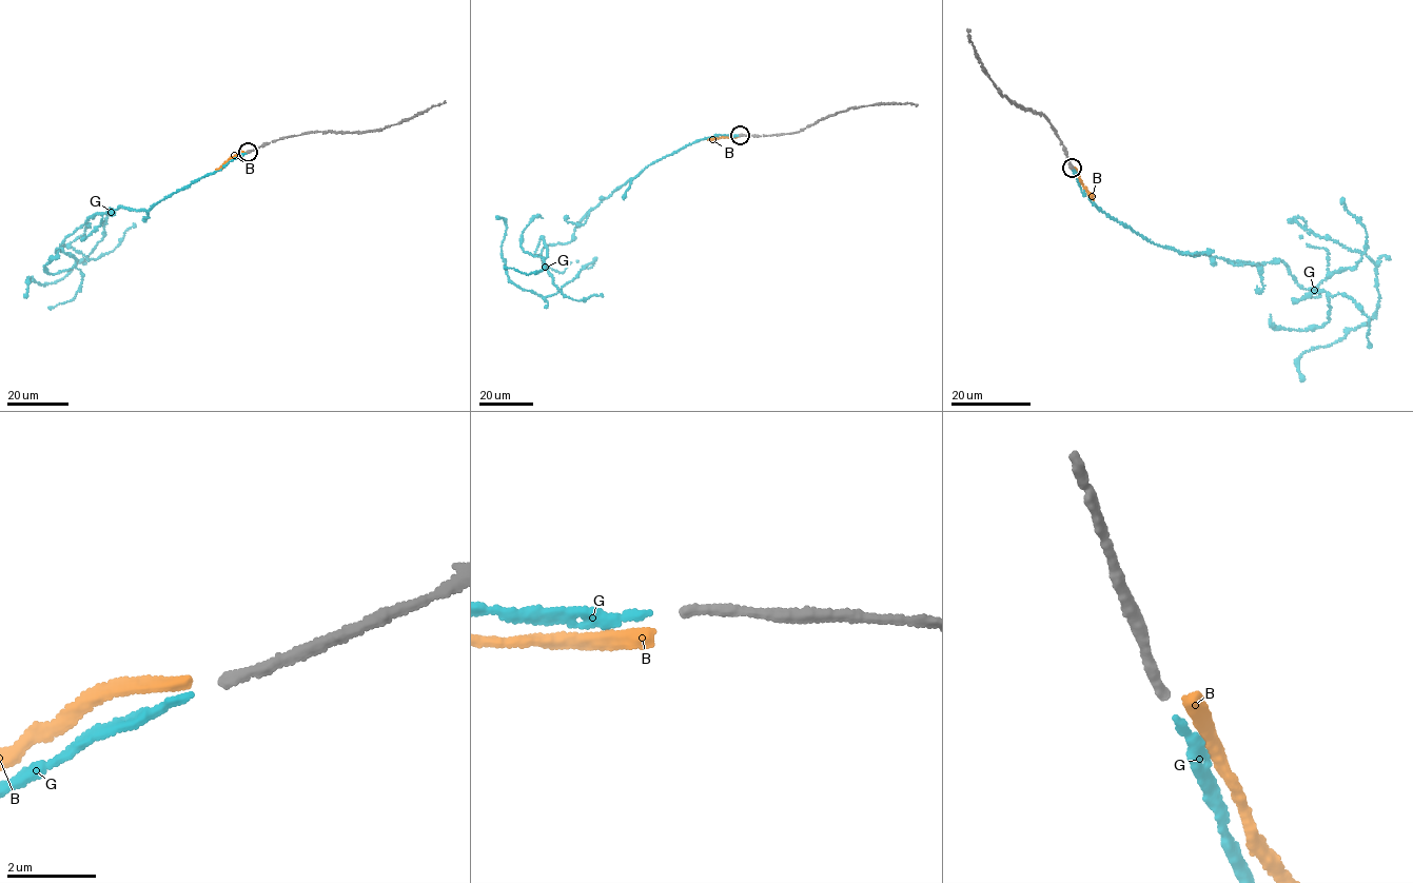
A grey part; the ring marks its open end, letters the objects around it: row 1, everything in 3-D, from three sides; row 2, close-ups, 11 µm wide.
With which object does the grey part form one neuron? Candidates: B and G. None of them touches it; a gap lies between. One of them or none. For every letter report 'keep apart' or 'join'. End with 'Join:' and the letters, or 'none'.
B: keep apart
G: join
Join: G

